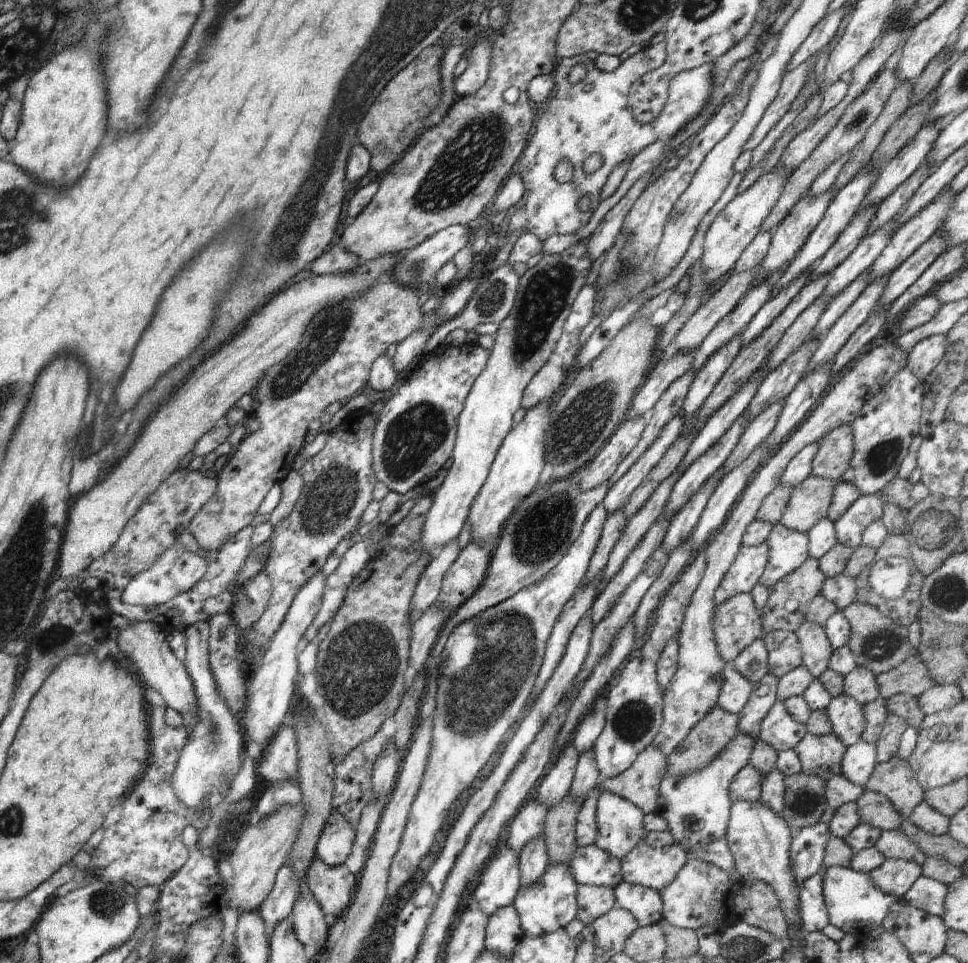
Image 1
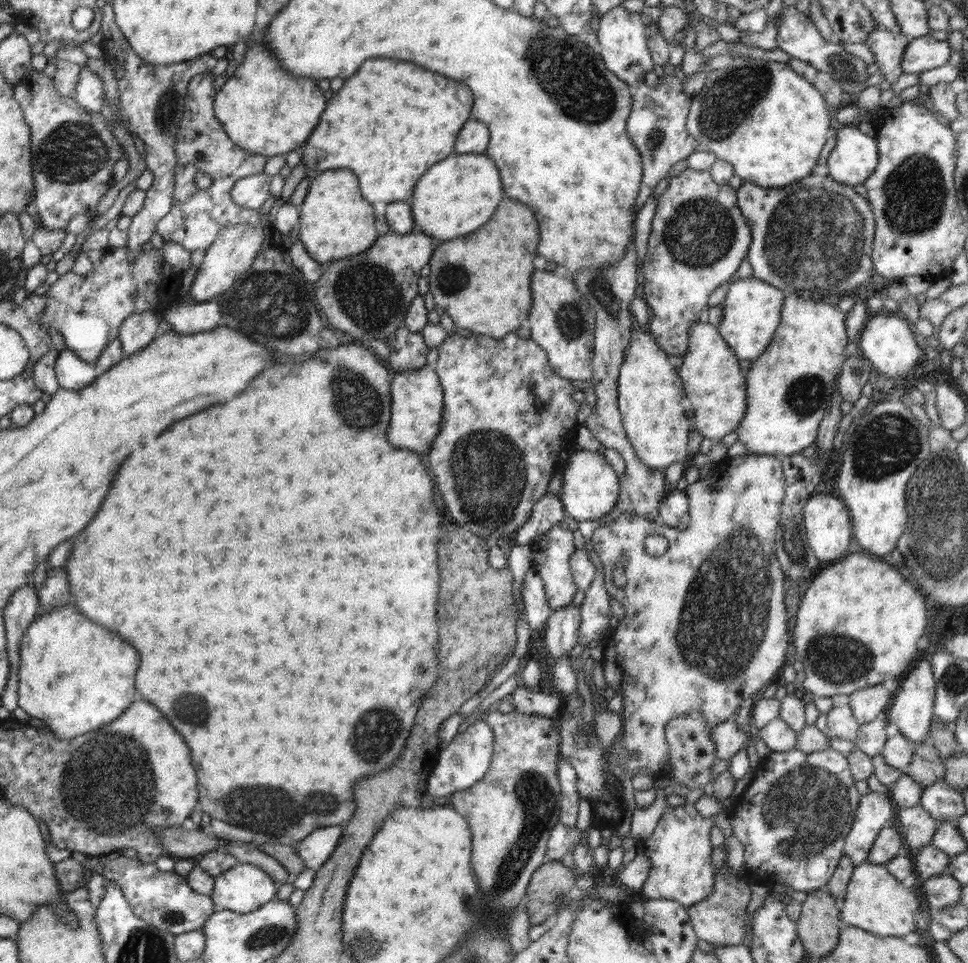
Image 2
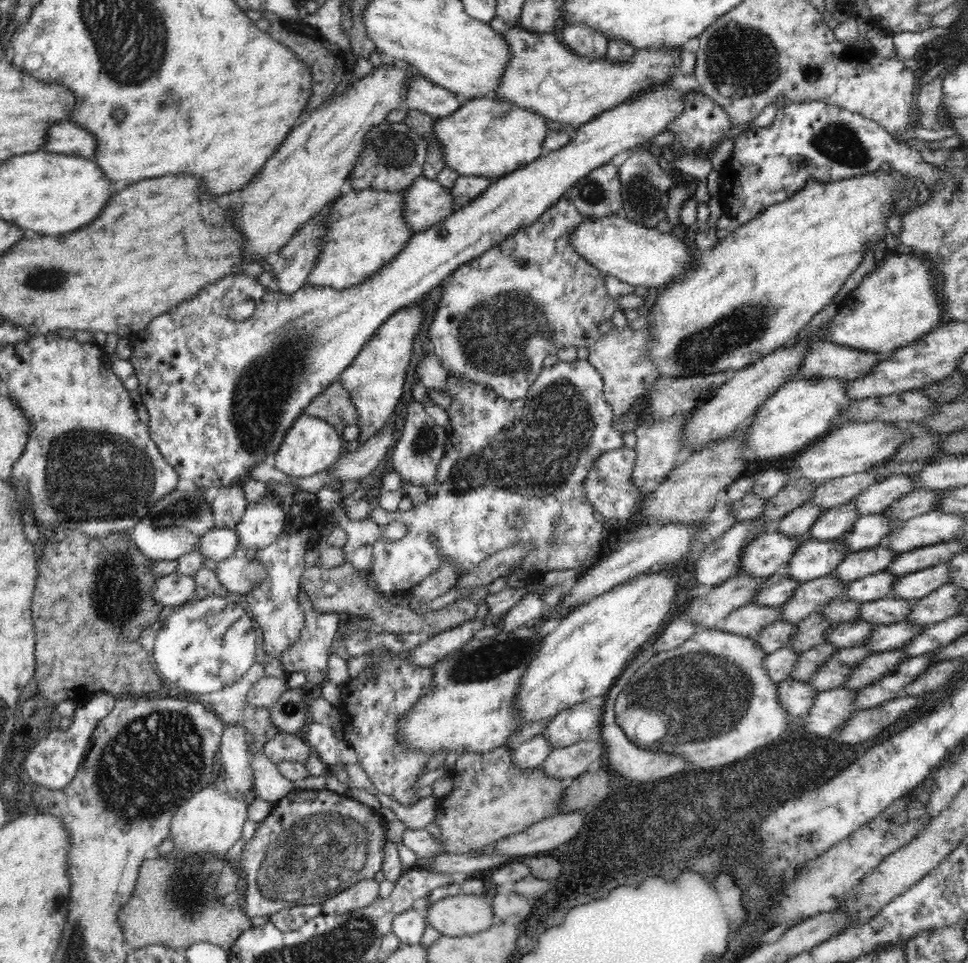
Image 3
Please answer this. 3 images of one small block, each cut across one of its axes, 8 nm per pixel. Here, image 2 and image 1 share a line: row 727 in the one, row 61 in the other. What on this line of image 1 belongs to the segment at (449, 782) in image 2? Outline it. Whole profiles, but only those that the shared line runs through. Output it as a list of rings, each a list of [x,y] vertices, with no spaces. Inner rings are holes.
[[[488,37],[480,38],[474,42],[472,47],[466,49],[468,66],[454,80],[454,90],[459,97],[470,96],[484,86],[490,70],[492,43],[492,37],[490,39]]]

